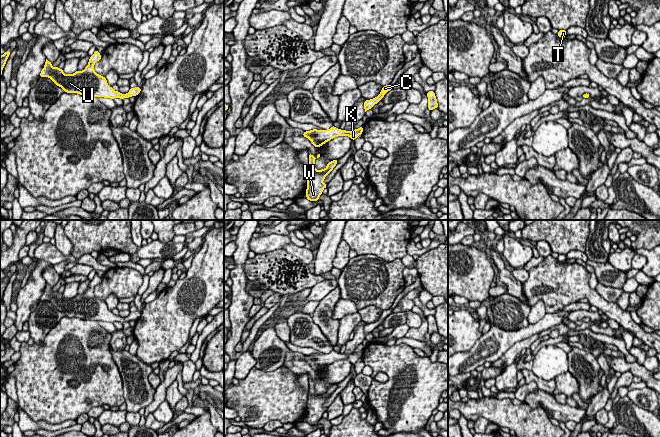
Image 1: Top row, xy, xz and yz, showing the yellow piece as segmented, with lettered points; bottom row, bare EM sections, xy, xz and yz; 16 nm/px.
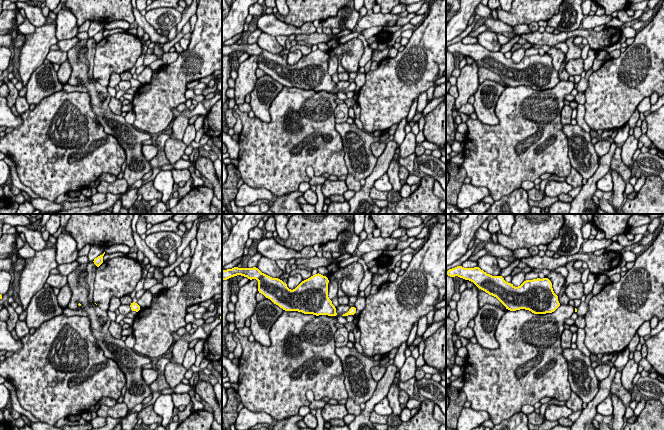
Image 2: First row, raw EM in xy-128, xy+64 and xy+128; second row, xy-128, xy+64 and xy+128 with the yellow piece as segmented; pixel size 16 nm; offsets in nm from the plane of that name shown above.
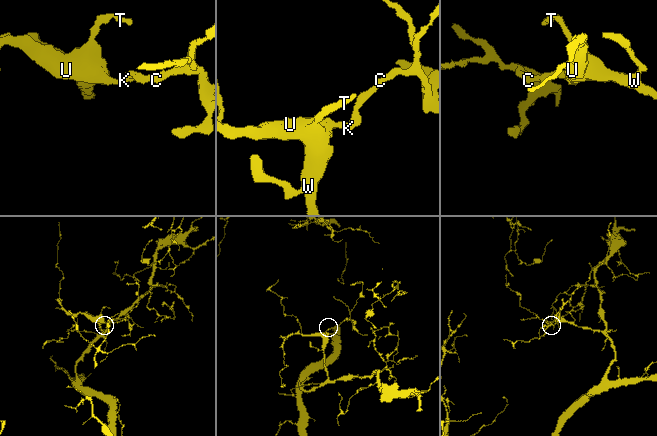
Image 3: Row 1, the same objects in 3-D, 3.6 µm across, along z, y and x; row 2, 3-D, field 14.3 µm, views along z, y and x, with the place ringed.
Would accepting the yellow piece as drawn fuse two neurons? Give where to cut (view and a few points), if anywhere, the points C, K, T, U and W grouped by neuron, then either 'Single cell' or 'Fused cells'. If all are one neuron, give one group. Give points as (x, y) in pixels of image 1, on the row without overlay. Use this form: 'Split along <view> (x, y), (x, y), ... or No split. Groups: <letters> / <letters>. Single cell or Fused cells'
No split. Groups: C K T U W. Single cell

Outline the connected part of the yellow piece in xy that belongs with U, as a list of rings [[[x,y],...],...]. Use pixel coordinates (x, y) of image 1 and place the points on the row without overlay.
[[[95,274],[84,294],[77,294],[74,298],[67,299],[58,290],[53,292],[52,287],[46,283],[40,301],[50,302],[57,310],[69,318],[77,317],[82,320],[99,320],[110,323],[120,322],[123,324],[124,322],[137,320],[141,316],[141,312],[137,310],[130,312],[126,318],[115,315],[108,309],[104,300],[95,296],[94,288],[99,284],[101,284],[101,278]]]

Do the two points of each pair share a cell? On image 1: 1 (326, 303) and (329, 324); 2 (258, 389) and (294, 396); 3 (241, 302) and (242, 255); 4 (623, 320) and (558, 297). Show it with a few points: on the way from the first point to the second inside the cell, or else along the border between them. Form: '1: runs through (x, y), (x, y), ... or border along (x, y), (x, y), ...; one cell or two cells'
1: runs through (326, 308), (327, 319); one cell
2: runs through (267, 395), (285, 396); one cell
3: runs through (239, 290), (239, 267); one cell
4: runs through (607, 308), (589, 293), (574, 293); one cell

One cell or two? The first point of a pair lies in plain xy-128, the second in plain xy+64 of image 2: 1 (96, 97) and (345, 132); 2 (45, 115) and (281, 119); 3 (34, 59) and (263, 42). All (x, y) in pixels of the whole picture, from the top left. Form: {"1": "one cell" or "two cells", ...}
{"1": "one cell", "2": "one cell", "3": "two cells"}

